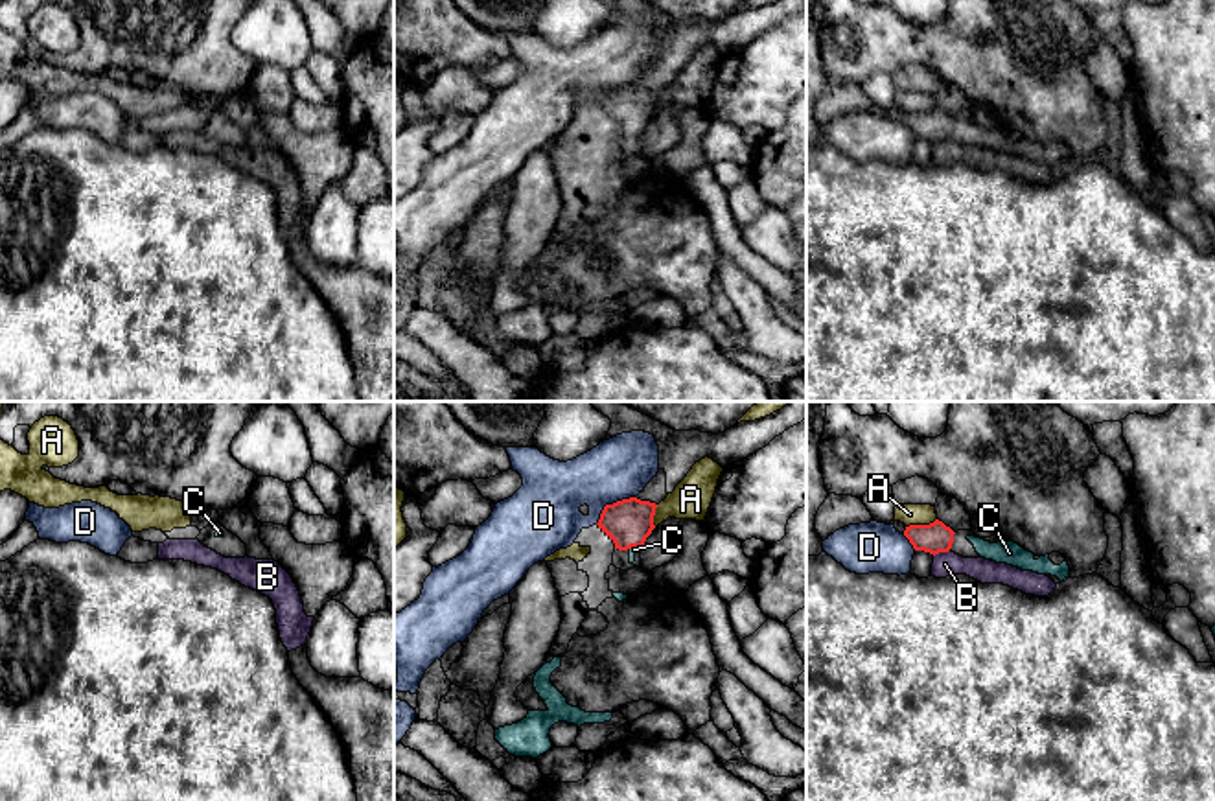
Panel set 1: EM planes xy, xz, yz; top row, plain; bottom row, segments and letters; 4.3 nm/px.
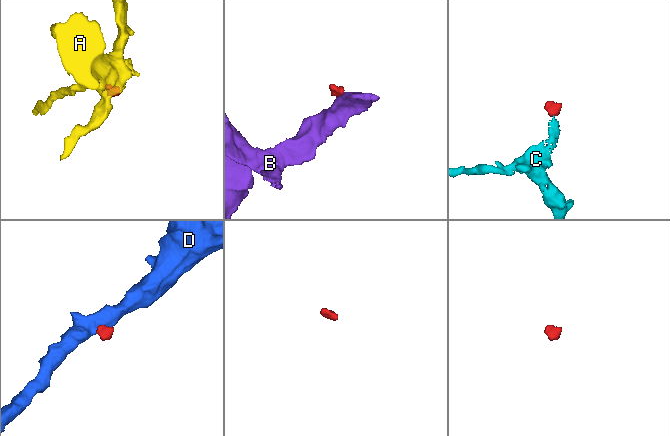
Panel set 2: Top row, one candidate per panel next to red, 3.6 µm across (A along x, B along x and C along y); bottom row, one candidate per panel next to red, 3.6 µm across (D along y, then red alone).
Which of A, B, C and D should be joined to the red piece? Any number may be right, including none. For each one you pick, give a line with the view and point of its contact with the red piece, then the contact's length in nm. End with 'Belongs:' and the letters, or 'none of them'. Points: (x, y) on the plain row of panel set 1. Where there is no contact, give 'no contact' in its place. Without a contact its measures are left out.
C: contact xz (632, 133); length 60 nm
Belongs: C

